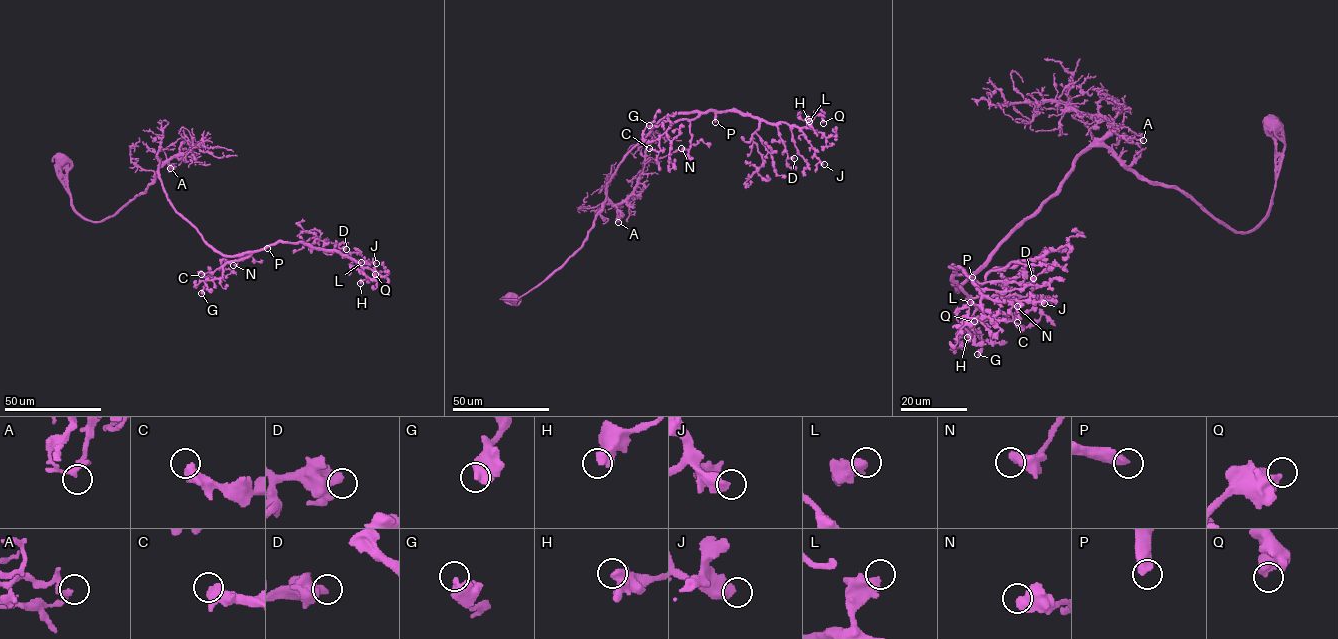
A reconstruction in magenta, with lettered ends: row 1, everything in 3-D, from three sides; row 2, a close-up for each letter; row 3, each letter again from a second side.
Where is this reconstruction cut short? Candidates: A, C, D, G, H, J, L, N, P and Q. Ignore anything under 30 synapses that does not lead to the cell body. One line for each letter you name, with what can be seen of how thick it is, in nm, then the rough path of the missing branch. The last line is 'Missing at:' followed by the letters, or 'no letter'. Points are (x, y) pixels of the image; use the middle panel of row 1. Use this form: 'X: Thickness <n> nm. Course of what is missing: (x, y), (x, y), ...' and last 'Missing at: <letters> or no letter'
P: Thickness 480 nm. Course of what is missing: (715, 122), (725, 135), (717, 159), (694, 175), (681, 171), (681, 164)
Missing at: P

